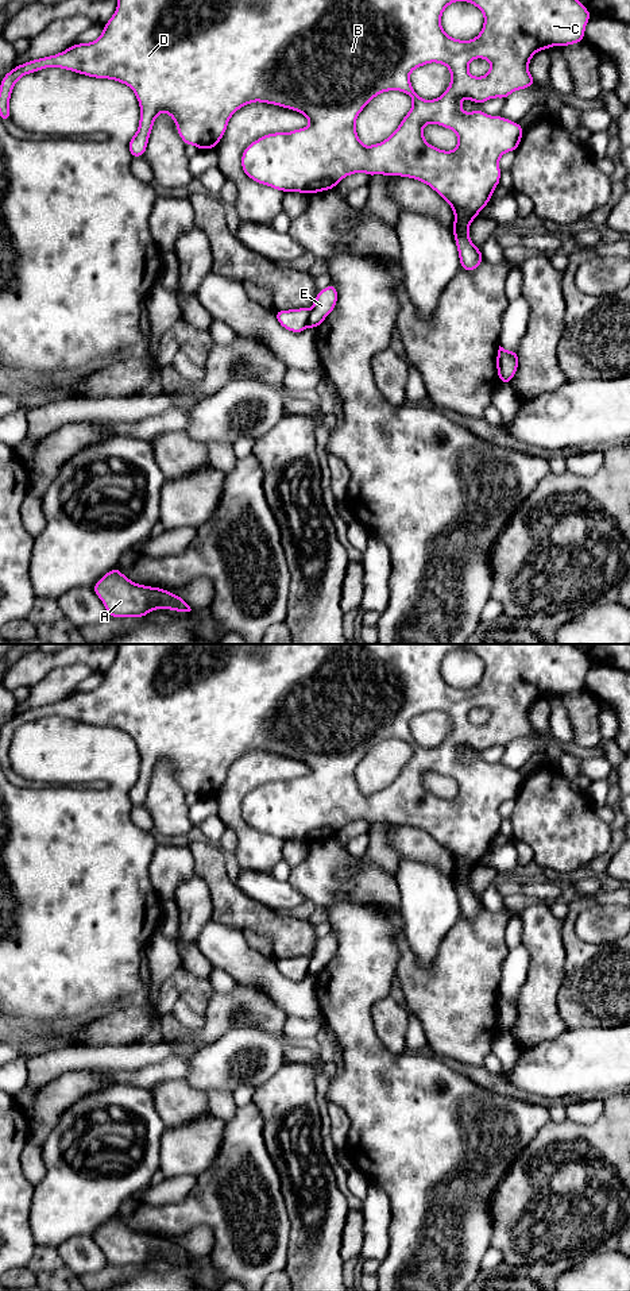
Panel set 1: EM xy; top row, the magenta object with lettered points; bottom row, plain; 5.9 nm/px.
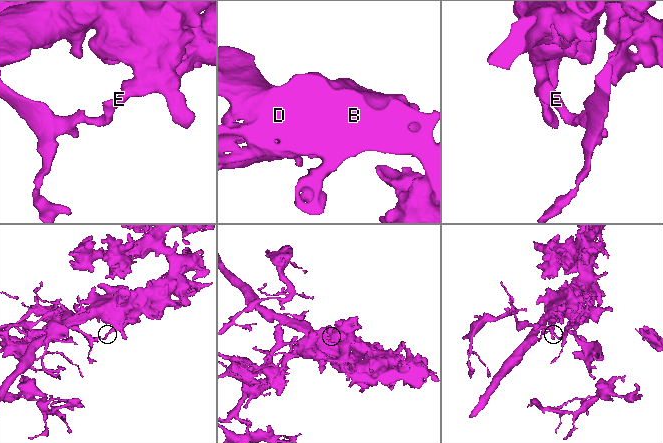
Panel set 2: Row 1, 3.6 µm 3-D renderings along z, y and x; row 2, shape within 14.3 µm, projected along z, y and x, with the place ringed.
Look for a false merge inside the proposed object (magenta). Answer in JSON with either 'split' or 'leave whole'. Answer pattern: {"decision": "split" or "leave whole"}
{"decision": "split"}

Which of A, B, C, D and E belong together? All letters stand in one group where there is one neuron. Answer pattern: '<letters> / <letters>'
A / B C D E

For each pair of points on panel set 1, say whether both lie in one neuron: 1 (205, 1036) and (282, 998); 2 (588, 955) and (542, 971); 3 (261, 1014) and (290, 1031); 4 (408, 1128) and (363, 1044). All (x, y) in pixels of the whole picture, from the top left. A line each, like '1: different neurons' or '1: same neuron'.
1: different neurons
2: different neurons
3: different neurons
4: same neuron

